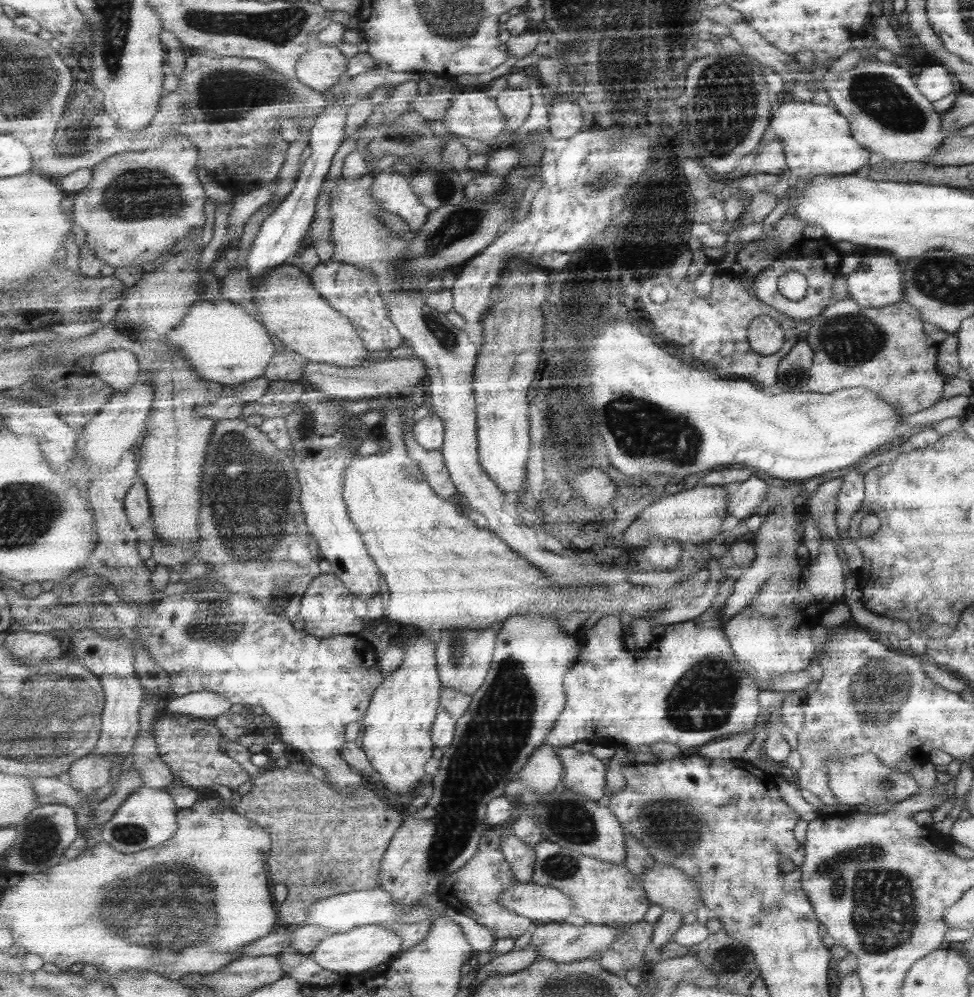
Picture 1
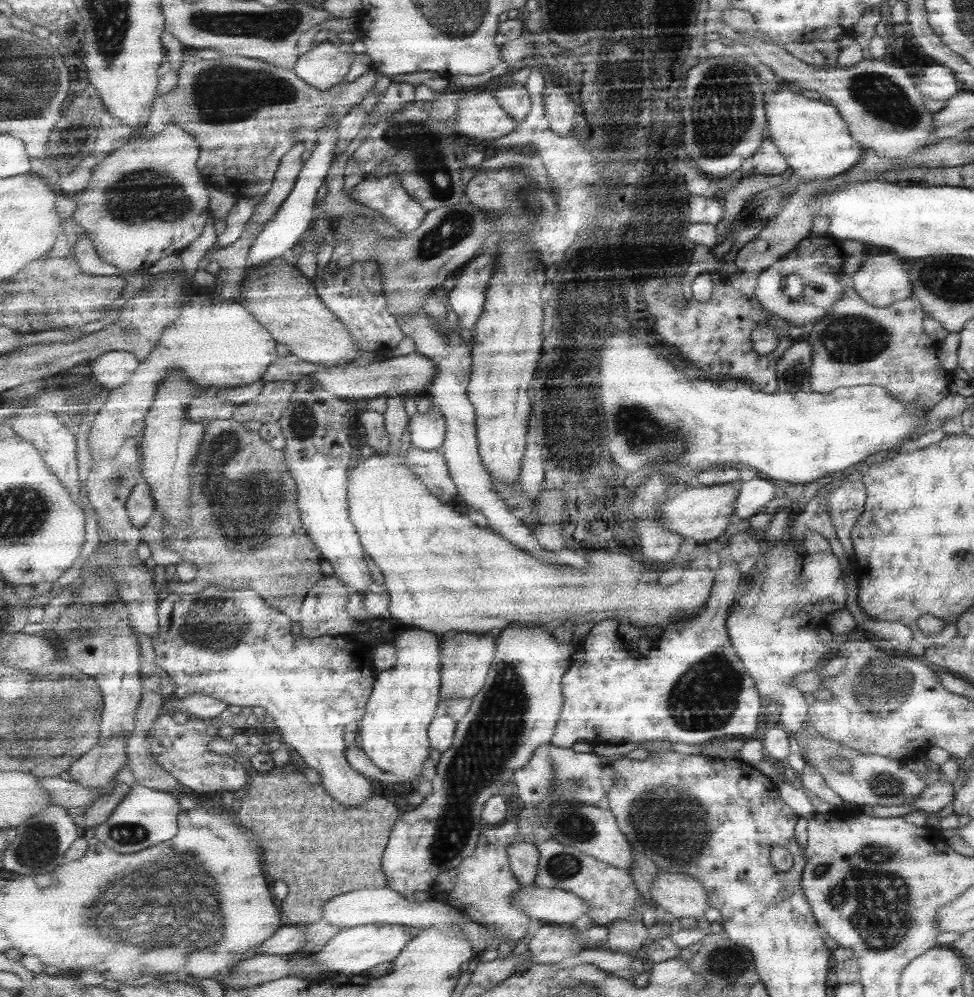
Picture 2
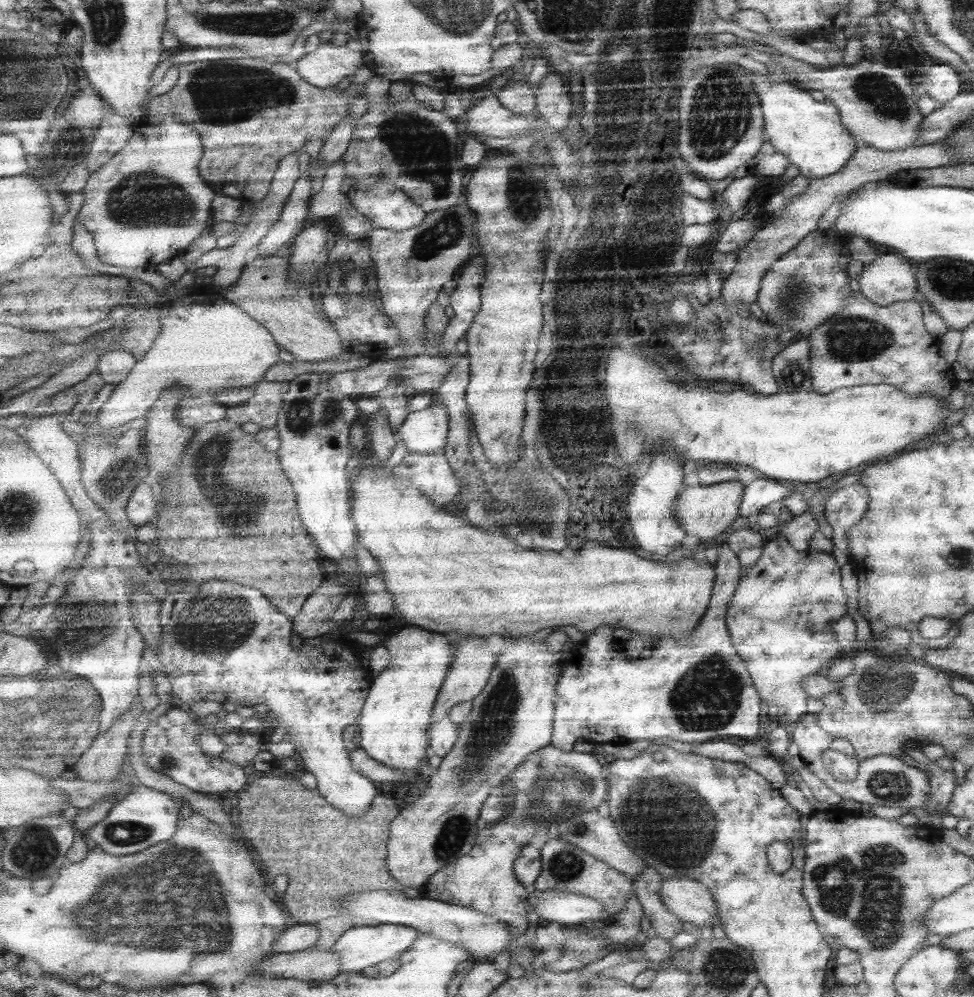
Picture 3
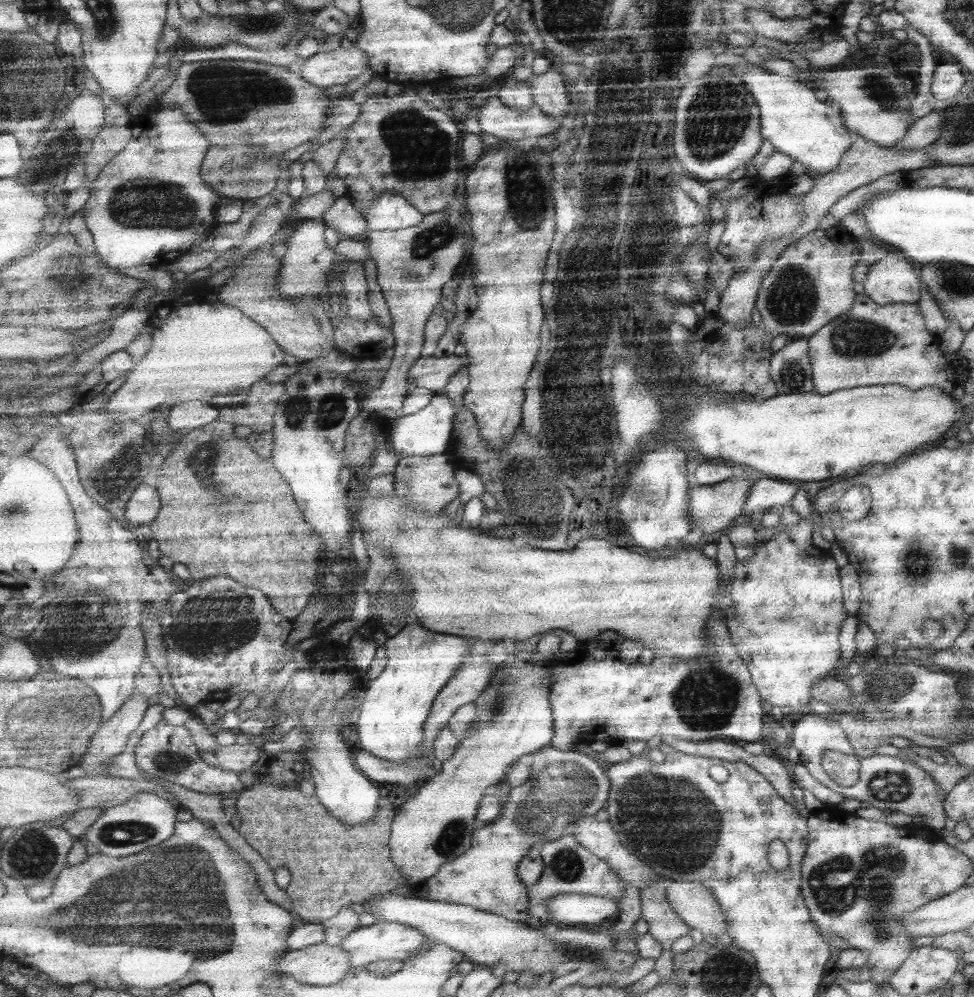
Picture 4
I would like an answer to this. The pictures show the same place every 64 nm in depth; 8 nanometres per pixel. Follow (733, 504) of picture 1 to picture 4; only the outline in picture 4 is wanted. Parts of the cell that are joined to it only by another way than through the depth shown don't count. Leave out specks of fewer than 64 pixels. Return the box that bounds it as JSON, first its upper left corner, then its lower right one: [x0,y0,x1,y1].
[743,478,797,516]

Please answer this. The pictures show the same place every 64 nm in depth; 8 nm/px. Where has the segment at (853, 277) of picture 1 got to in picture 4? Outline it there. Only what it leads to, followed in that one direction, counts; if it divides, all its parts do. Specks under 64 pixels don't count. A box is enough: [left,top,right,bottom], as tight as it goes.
[863,254,919,306]

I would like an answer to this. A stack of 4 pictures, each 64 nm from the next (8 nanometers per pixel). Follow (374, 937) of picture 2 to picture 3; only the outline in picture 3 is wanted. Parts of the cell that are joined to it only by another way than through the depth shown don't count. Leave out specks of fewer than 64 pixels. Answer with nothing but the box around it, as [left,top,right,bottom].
[331,924,417,974]

